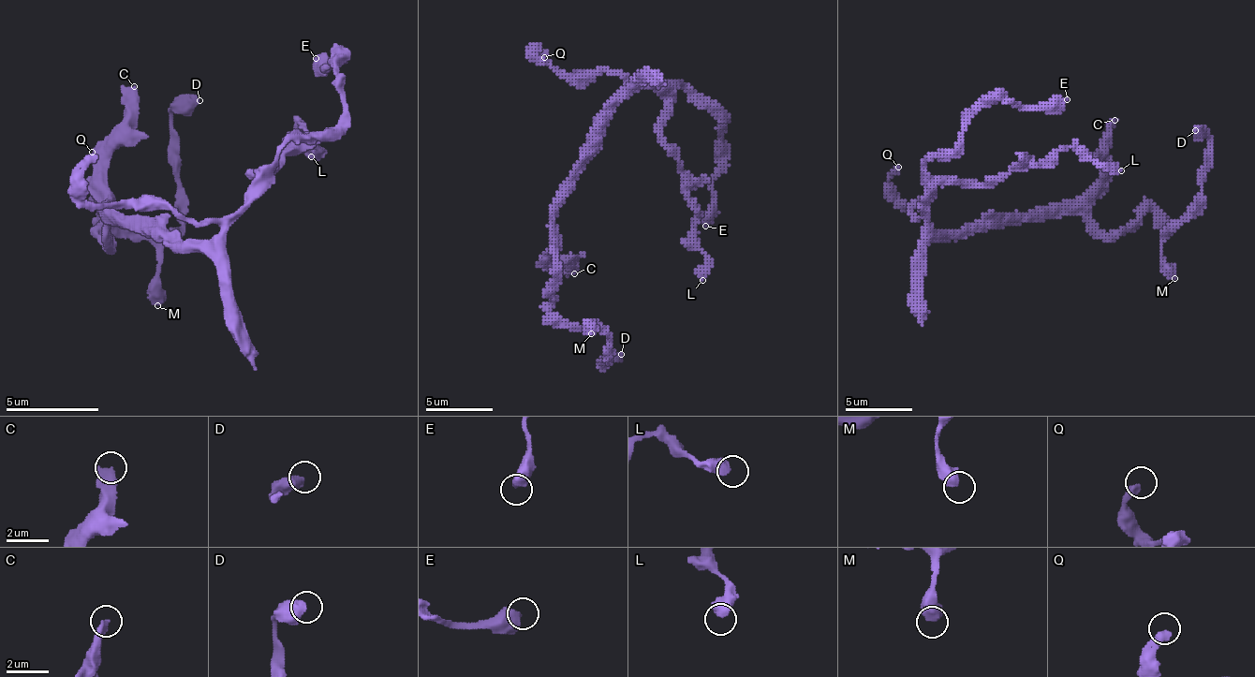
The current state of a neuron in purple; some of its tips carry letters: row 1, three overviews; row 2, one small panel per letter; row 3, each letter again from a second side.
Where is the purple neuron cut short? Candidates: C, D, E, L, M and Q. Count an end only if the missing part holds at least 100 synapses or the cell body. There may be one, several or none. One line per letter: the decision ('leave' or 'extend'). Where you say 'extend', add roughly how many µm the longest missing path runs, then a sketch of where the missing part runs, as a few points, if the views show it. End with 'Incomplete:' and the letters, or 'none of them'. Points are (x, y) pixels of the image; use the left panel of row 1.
C: extend | 20 µm
D: leave
E: leave
L: leave
M: leave
Q: leave
Incomplete: C

